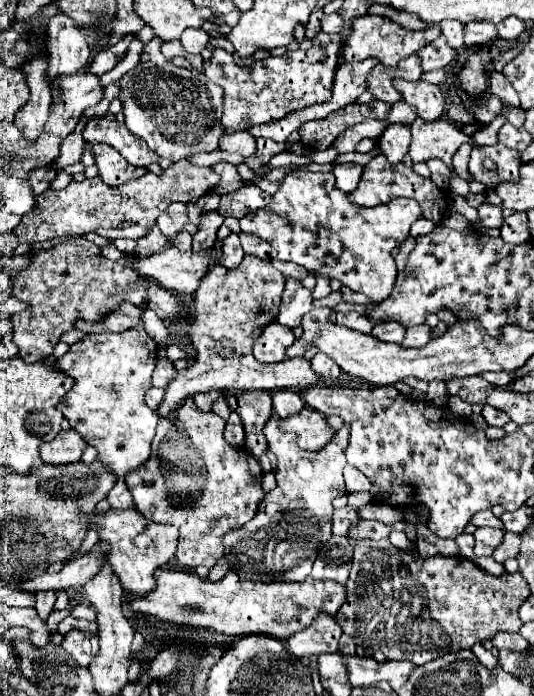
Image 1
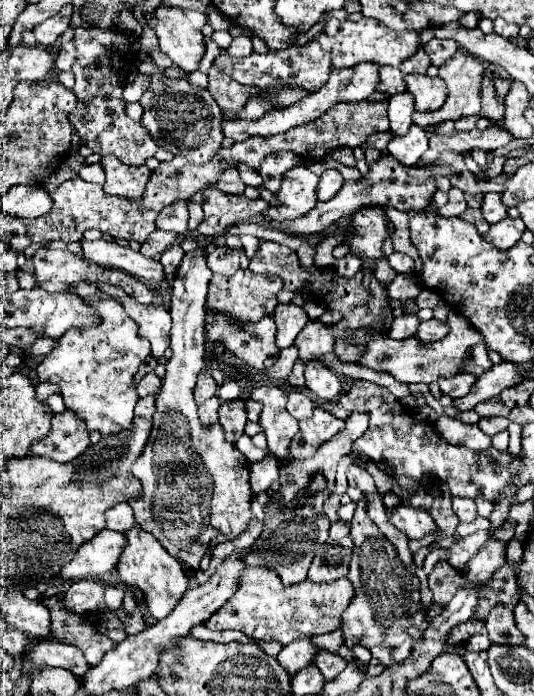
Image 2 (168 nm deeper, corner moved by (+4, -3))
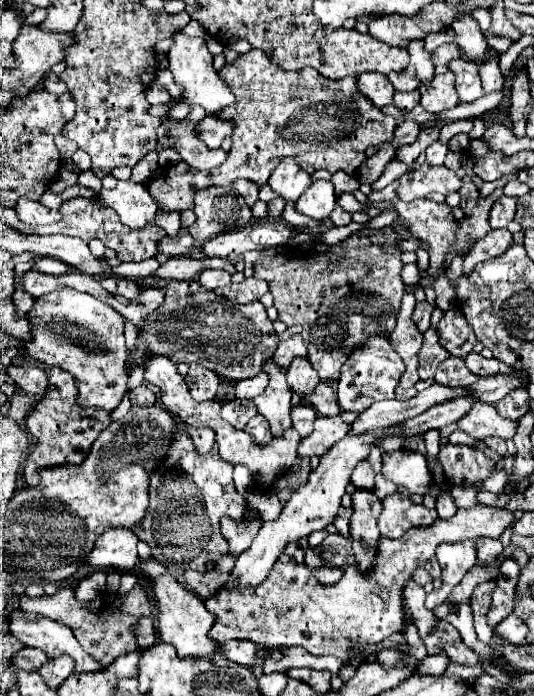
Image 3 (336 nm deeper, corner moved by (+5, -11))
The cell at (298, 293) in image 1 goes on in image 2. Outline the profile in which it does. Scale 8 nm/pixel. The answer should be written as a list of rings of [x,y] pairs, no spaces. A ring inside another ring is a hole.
[[[284,302],[284,304],[278,304],[274,320],[276,320],[276,326],[278,326],[276,344],[280,348],[288,348],[288,346],[294,344],[296,336],[308,324],[310,318],[308,318],[308,314],[304,312],[302,306],[296,306],[292,302]]]

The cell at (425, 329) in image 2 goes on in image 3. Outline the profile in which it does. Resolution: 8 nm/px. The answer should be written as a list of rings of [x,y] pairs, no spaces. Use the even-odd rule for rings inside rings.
[[[451,308],[445,312],[443,320],[439,322],[439,342],[451,354],[465,358],[471,350],[481,352],[483,344],[467,324],[463,312],[459,308]]]

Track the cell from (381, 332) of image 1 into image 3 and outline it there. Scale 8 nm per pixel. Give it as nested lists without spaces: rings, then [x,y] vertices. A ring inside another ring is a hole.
[[[417,302],[417,306],[415,306],[415,314],[413,314],[413,320],[415,320],[415,324],[417,324],[417,328],[419,328],[419,332],[425,332],[429,326],[431,326],[431,312],[433,312],[435,308],[429,304],[429,302]]]

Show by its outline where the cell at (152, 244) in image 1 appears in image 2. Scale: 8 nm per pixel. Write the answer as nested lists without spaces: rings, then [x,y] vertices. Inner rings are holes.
[[[154,230],[154,232],[150,234],[150,238],[140,246],[140,254],[158,260],[160,254],[174,244],[174,240],[176,240],[176,234],[164,232],[164,230]]]

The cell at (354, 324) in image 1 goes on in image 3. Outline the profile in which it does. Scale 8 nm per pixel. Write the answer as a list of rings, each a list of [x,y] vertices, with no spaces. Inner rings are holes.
[[[299,358],[295,360],[289,368],[287,368],[287,384],[291,388],[293,394],[299,394],[299,396],[307,396],[315,390],[315,386],[321,382],[317,372],[311,368],[309,360],[307,358]]]

